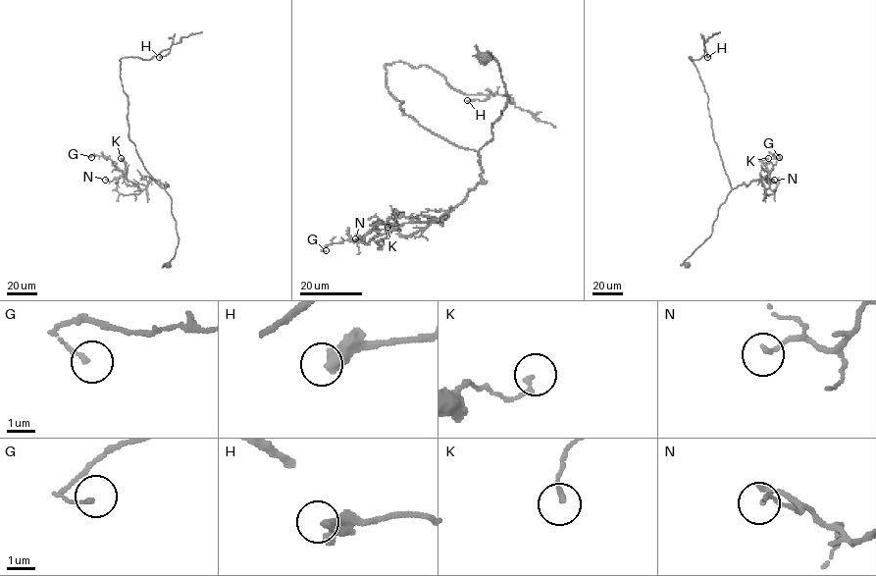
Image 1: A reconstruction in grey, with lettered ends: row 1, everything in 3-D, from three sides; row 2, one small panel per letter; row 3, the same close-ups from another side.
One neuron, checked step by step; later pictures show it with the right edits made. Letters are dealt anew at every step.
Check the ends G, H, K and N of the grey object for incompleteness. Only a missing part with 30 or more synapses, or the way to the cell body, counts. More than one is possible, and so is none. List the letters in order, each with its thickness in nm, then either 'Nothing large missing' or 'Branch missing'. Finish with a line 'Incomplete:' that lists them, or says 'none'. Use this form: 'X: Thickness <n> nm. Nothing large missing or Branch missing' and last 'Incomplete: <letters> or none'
G: Thickness 140 nm. Nothing large missing
H: Thickness 480 nm. Nothing large missing
K: Thickness 160 nm. Nothing large missing
N: Thickness 150 nm. Nothing large missing
Incomplete: none

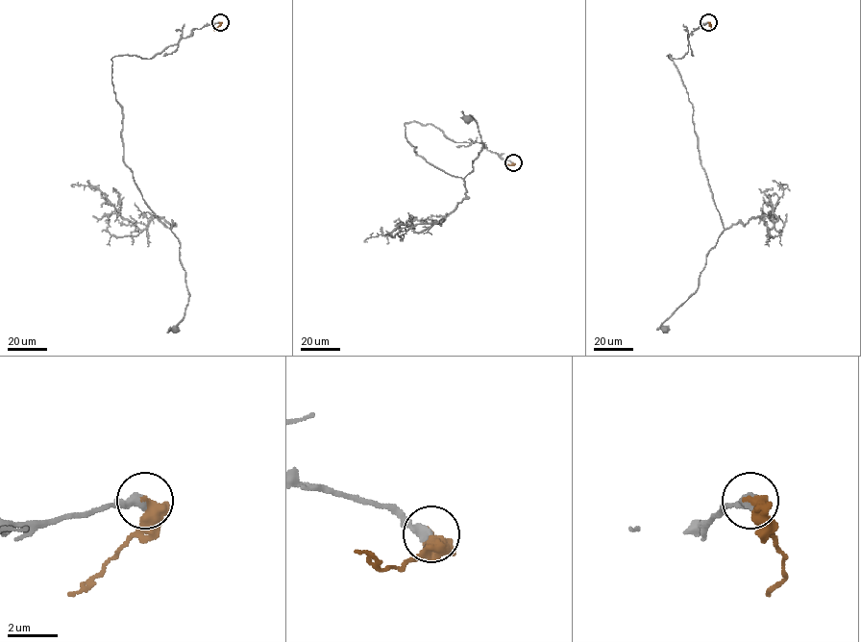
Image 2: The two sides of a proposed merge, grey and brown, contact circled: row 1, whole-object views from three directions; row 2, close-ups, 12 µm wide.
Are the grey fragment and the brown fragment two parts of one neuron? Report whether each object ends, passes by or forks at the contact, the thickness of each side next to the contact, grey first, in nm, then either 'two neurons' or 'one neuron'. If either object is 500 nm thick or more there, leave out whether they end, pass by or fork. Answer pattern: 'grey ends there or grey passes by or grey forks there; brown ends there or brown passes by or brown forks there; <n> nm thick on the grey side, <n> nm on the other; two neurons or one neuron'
420 nm thick on the grey side, 550 nm on the other; one neuron

